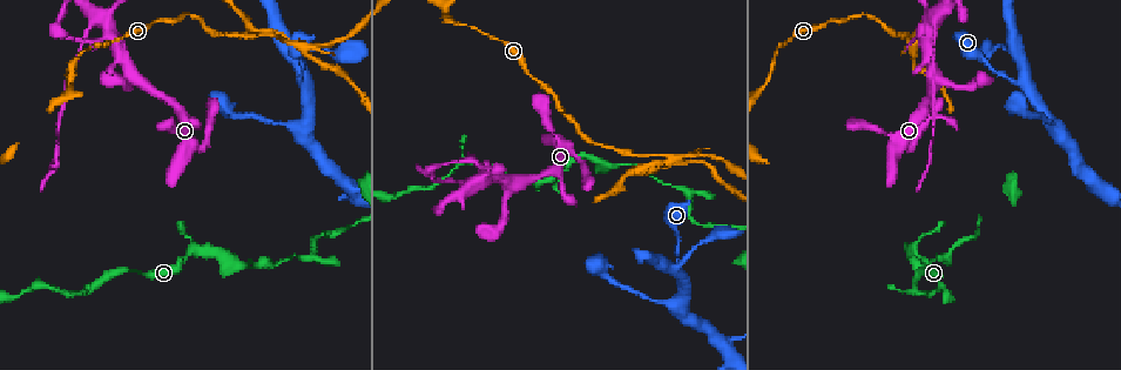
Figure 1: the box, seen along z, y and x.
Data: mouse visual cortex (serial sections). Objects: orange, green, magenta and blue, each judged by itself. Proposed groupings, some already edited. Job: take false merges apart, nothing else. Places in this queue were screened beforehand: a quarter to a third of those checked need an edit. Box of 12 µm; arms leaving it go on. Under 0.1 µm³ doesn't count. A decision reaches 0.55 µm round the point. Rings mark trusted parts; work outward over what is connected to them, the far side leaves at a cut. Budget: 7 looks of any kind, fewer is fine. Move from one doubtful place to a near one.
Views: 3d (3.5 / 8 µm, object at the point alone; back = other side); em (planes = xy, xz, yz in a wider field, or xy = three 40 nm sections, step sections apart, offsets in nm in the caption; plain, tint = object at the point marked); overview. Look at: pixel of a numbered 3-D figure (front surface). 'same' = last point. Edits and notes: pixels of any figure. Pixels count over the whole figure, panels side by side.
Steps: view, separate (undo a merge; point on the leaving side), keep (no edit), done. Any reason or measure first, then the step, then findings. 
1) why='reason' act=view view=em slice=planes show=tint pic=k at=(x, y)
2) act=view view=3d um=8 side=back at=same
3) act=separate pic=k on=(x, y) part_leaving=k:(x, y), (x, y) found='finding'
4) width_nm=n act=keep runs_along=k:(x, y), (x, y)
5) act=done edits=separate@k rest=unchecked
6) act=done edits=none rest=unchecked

why='thin neck' act=view view=3d um=3.5 pic=1 at=(777, 47)

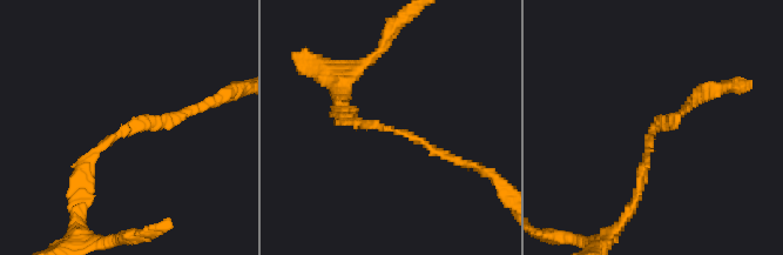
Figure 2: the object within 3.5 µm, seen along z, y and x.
arm_widths_nm=150,150 why='shape alone is not enough' act=view view=em slice=planes show=plain pic=2 at=(657, 129)

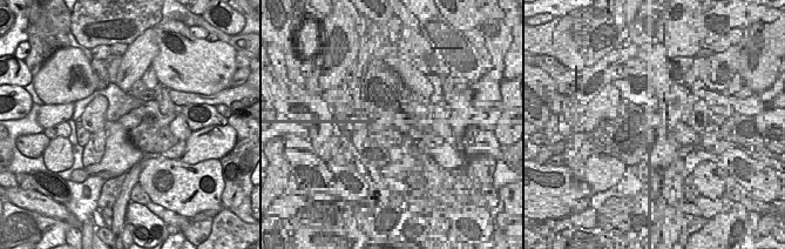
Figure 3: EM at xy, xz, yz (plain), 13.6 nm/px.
why='with the object marked' act=view view=em slice=planes show=tint at=same

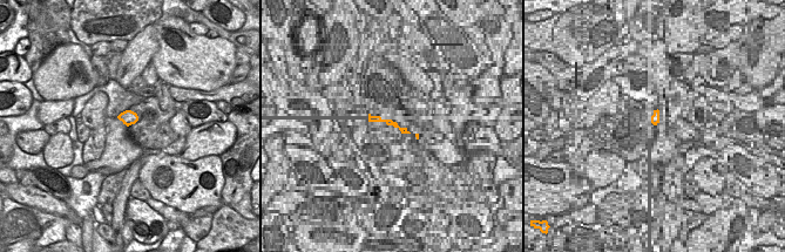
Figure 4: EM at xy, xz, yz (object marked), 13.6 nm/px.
act=keep runs_along=2:(198, 106), (101, 142), (83, 179) found='continuous, no second cell'

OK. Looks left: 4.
why='narrows sharply' act=view view=em slice=xy step=5 show=tint pic=1 at=(159, 21)

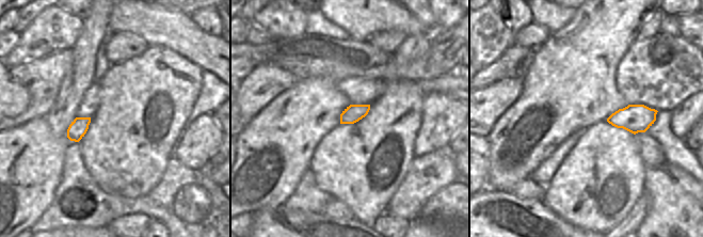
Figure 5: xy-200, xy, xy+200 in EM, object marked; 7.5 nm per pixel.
why='see where the arms go' act=view view=3d um=3.5 side=back at=same

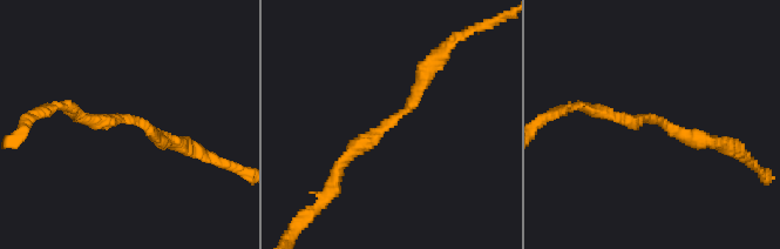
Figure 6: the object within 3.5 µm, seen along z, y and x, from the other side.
act=keep runs_along=6:(438, 60), (412, 105), (340, 168) found='one cell here'

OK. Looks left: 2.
act=view view=3d um=3.5 pic=1 at=(906, 42)

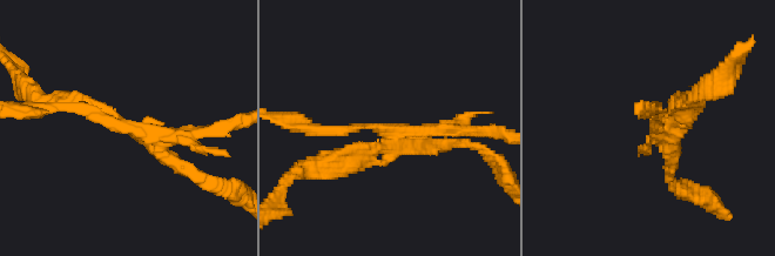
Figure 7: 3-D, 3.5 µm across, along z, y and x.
arms=4 arm_widths_nm=150,150,200,200 why='need the tissue' act=view view=em slice=xy step=2 show=tint pic=7 at=(128, 129)

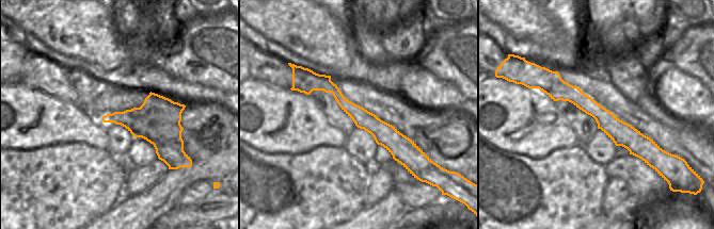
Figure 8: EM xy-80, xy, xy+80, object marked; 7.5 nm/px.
act=separate pic=7 on=(348, 156) found='a second cell is stuck on'

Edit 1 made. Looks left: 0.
act=done edits=separate@7 rest=unchecked

